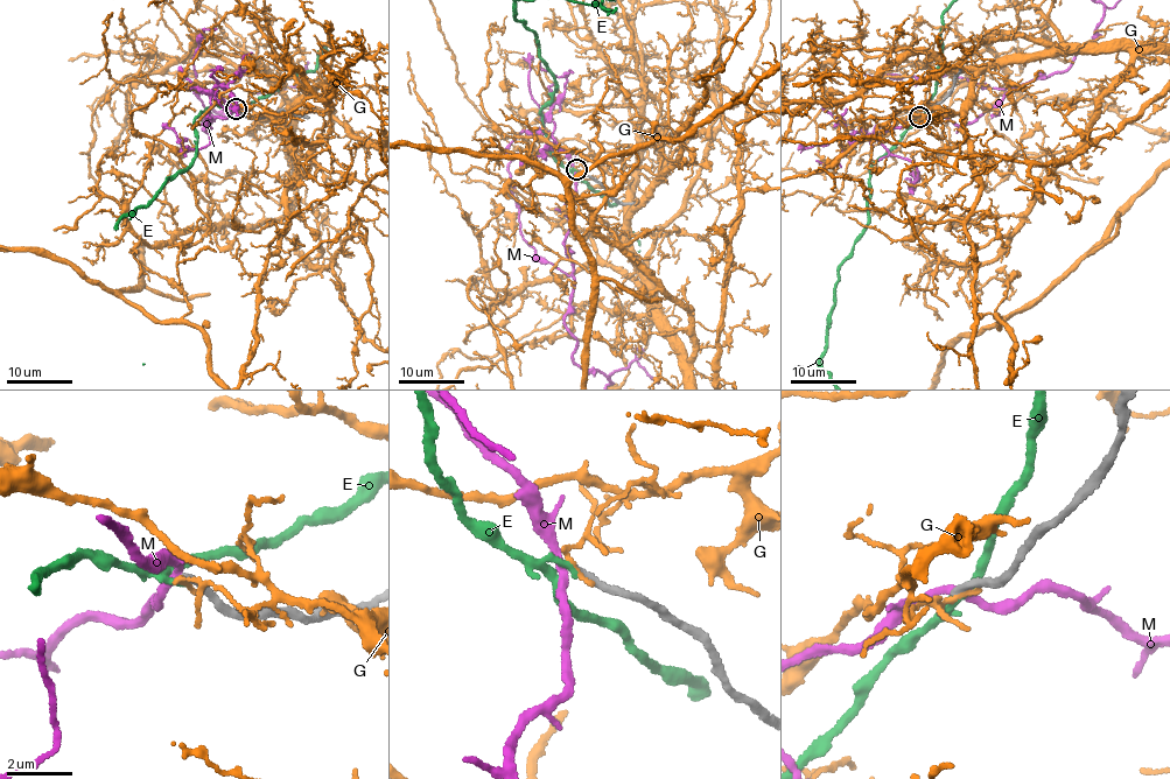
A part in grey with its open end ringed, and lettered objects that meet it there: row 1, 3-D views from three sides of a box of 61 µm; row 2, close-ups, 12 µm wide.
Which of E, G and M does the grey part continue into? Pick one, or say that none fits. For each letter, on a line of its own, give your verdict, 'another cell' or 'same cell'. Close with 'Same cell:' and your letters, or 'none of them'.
E: another cell
G: another cell
M: another cell
Same cell: none of them

